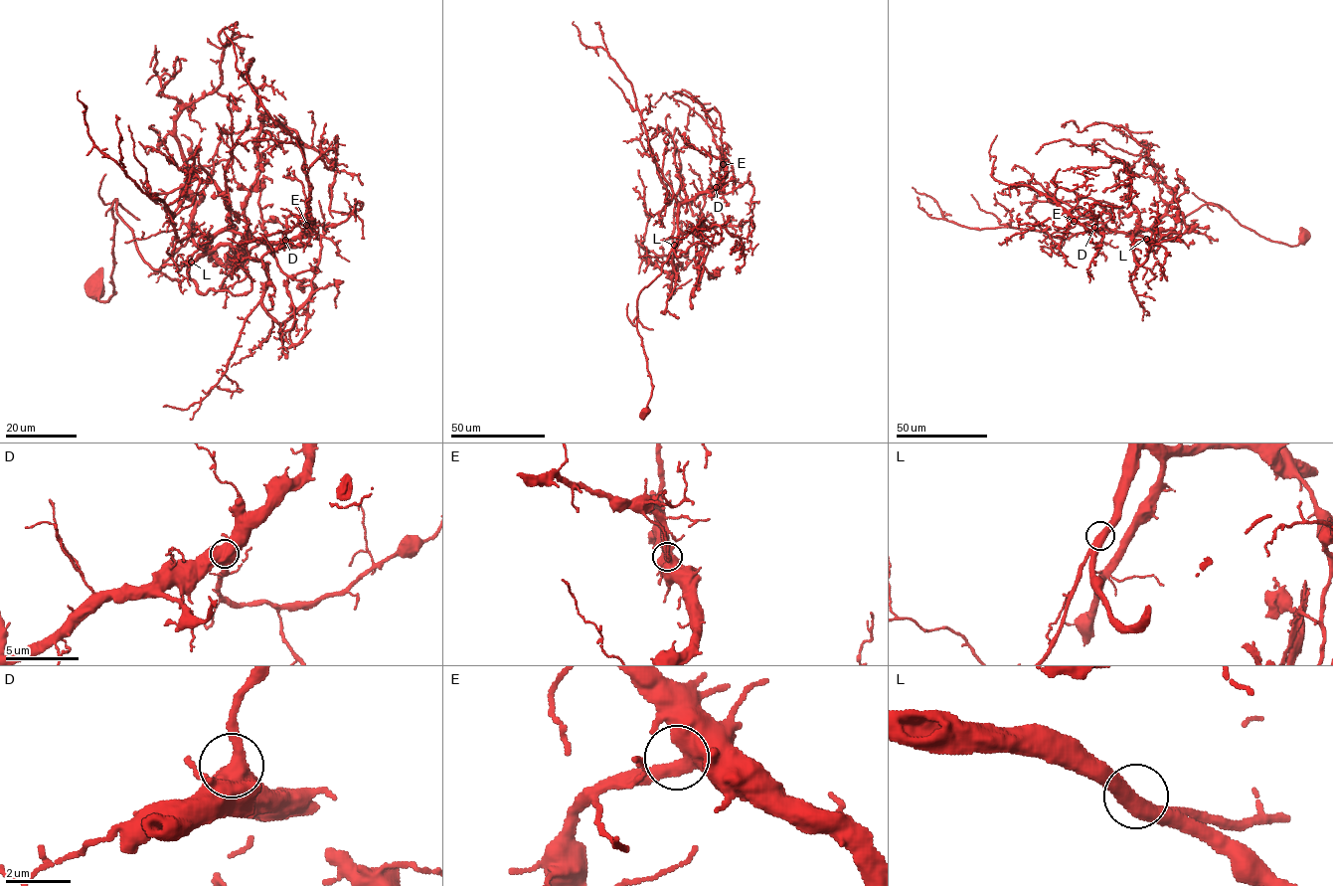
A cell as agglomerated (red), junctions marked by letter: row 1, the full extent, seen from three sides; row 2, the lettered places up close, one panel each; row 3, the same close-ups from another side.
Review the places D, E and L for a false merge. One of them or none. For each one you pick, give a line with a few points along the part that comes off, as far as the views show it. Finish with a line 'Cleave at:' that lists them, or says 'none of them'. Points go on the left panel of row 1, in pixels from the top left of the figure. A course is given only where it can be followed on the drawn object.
Cleave at: none of them

